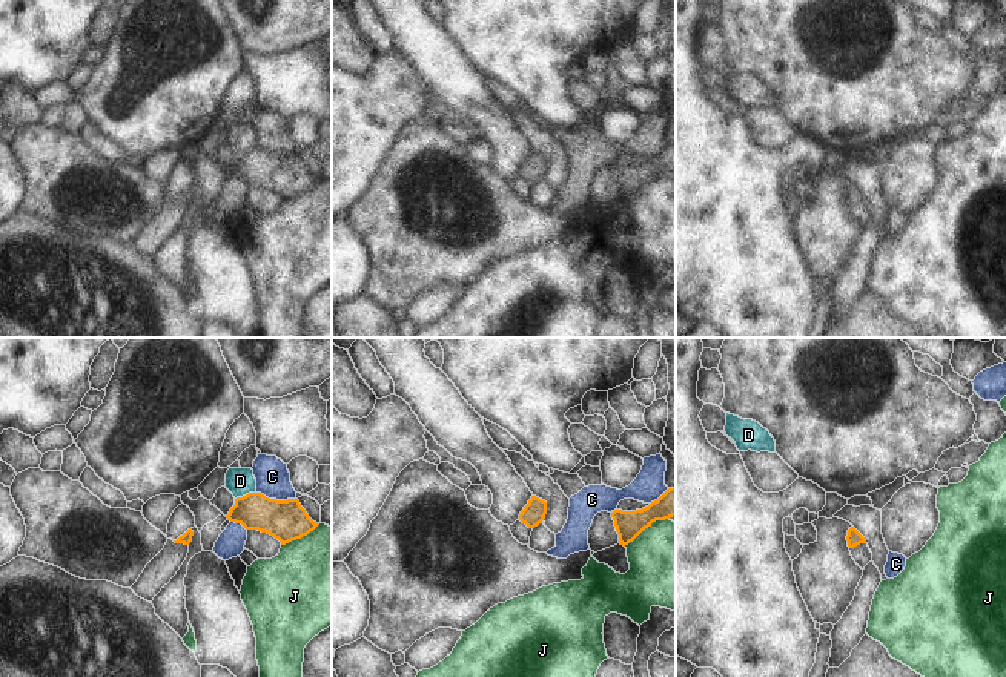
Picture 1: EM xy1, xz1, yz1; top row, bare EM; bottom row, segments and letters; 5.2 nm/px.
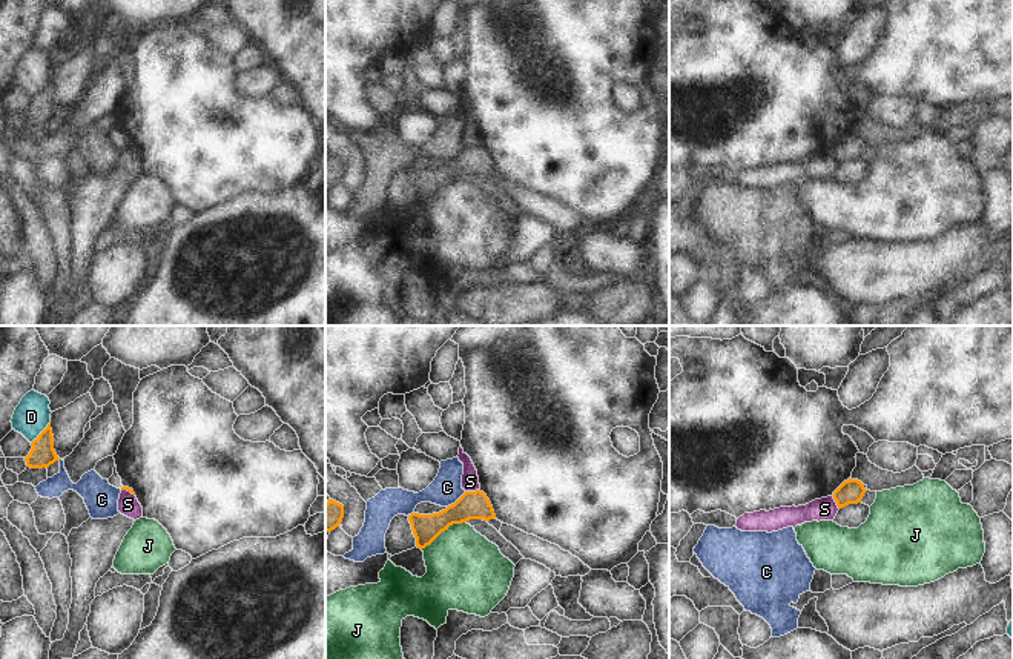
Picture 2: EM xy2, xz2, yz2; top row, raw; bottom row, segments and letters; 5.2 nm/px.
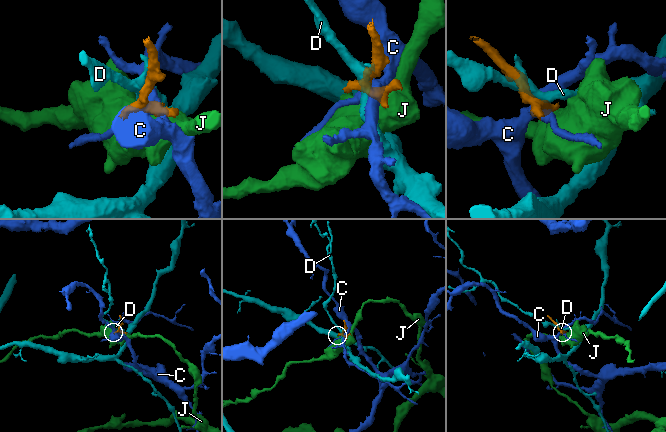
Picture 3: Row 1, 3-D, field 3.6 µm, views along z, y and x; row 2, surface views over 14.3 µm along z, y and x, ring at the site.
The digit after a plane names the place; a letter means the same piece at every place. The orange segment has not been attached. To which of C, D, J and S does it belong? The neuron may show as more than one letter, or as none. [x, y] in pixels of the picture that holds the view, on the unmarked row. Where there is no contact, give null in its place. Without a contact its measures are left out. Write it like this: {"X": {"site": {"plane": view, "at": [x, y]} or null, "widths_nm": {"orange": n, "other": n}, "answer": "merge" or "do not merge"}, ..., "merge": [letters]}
{"C": {"site": {"plane": "xy1", "at": [275, 155]}, "widths_nm": {"orange": 220, "other": 180}, "answer": "do not merge"}, "D": {"site": {"plane": "xy2", "at": [42, 88]}, "widths_nm": {"orange": 130, "other": 190}, "answer": "do not merge"}, "J": {"site": {"plane": "xz1", "at": [645, 183]}, "widths_nm": {"orange": 140, "other": 440}, "answer": "do not merge"}, "S": {"site": {"plane": "xz2", "at": [471, 148]}, "widths_nm": {"orange": 140, "other": 100}, "answer": "do not merge"}, "merge": []}

